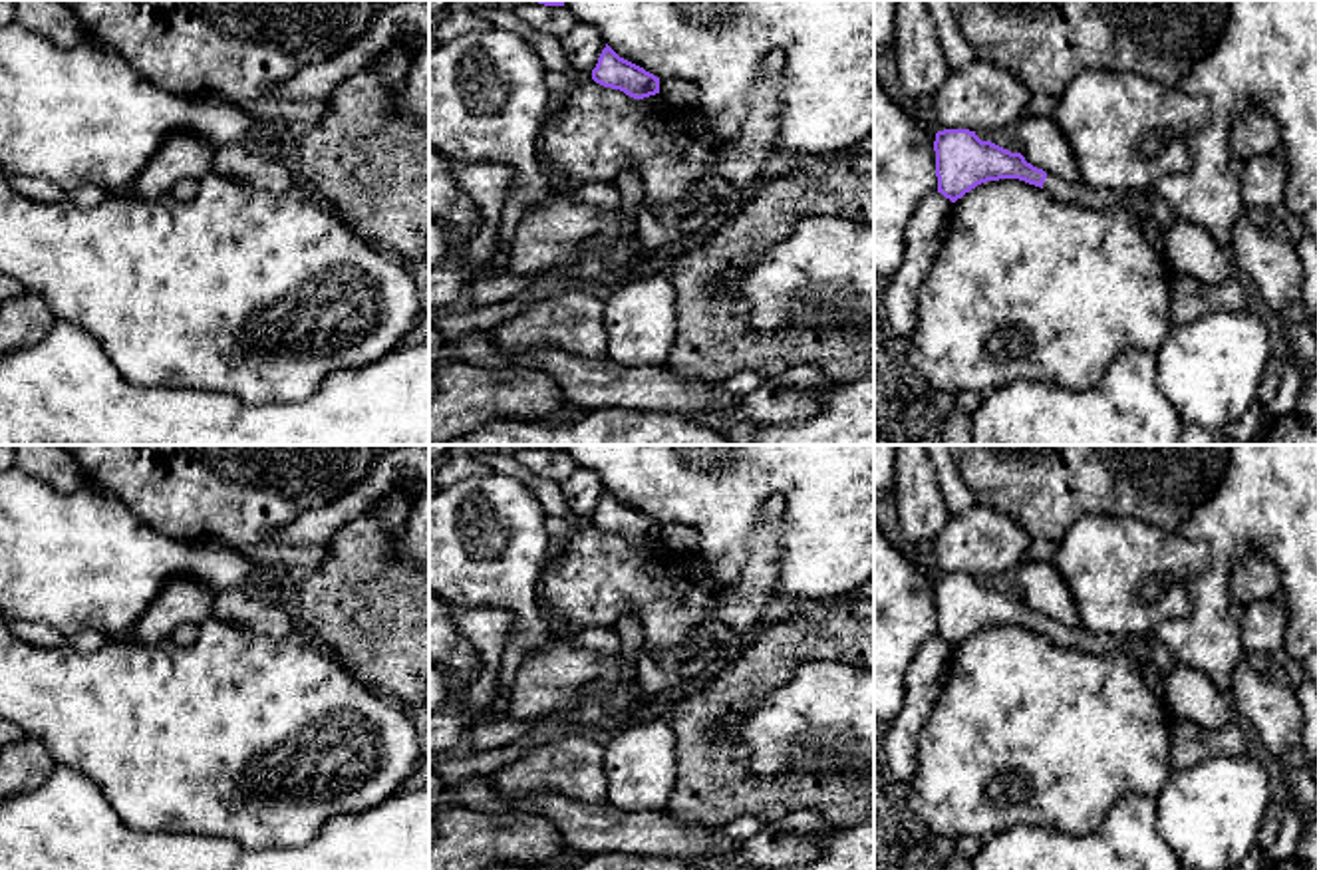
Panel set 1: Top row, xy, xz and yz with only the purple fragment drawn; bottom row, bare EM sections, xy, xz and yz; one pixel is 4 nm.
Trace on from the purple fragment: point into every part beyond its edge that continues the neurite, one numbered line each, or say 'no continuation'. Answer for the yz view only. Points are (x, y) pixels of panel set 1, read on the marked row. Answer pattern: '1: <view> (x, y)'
1: yz (1137, 205)

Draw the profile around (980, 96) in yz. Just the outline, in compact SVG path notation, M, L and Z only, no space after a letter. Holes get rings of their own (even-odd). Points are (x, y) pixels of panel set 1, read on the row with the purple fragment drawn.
M975 58L950 72L934 95L938 129L995 131L1017 125L1027 115L1031 95L1017 73Z

